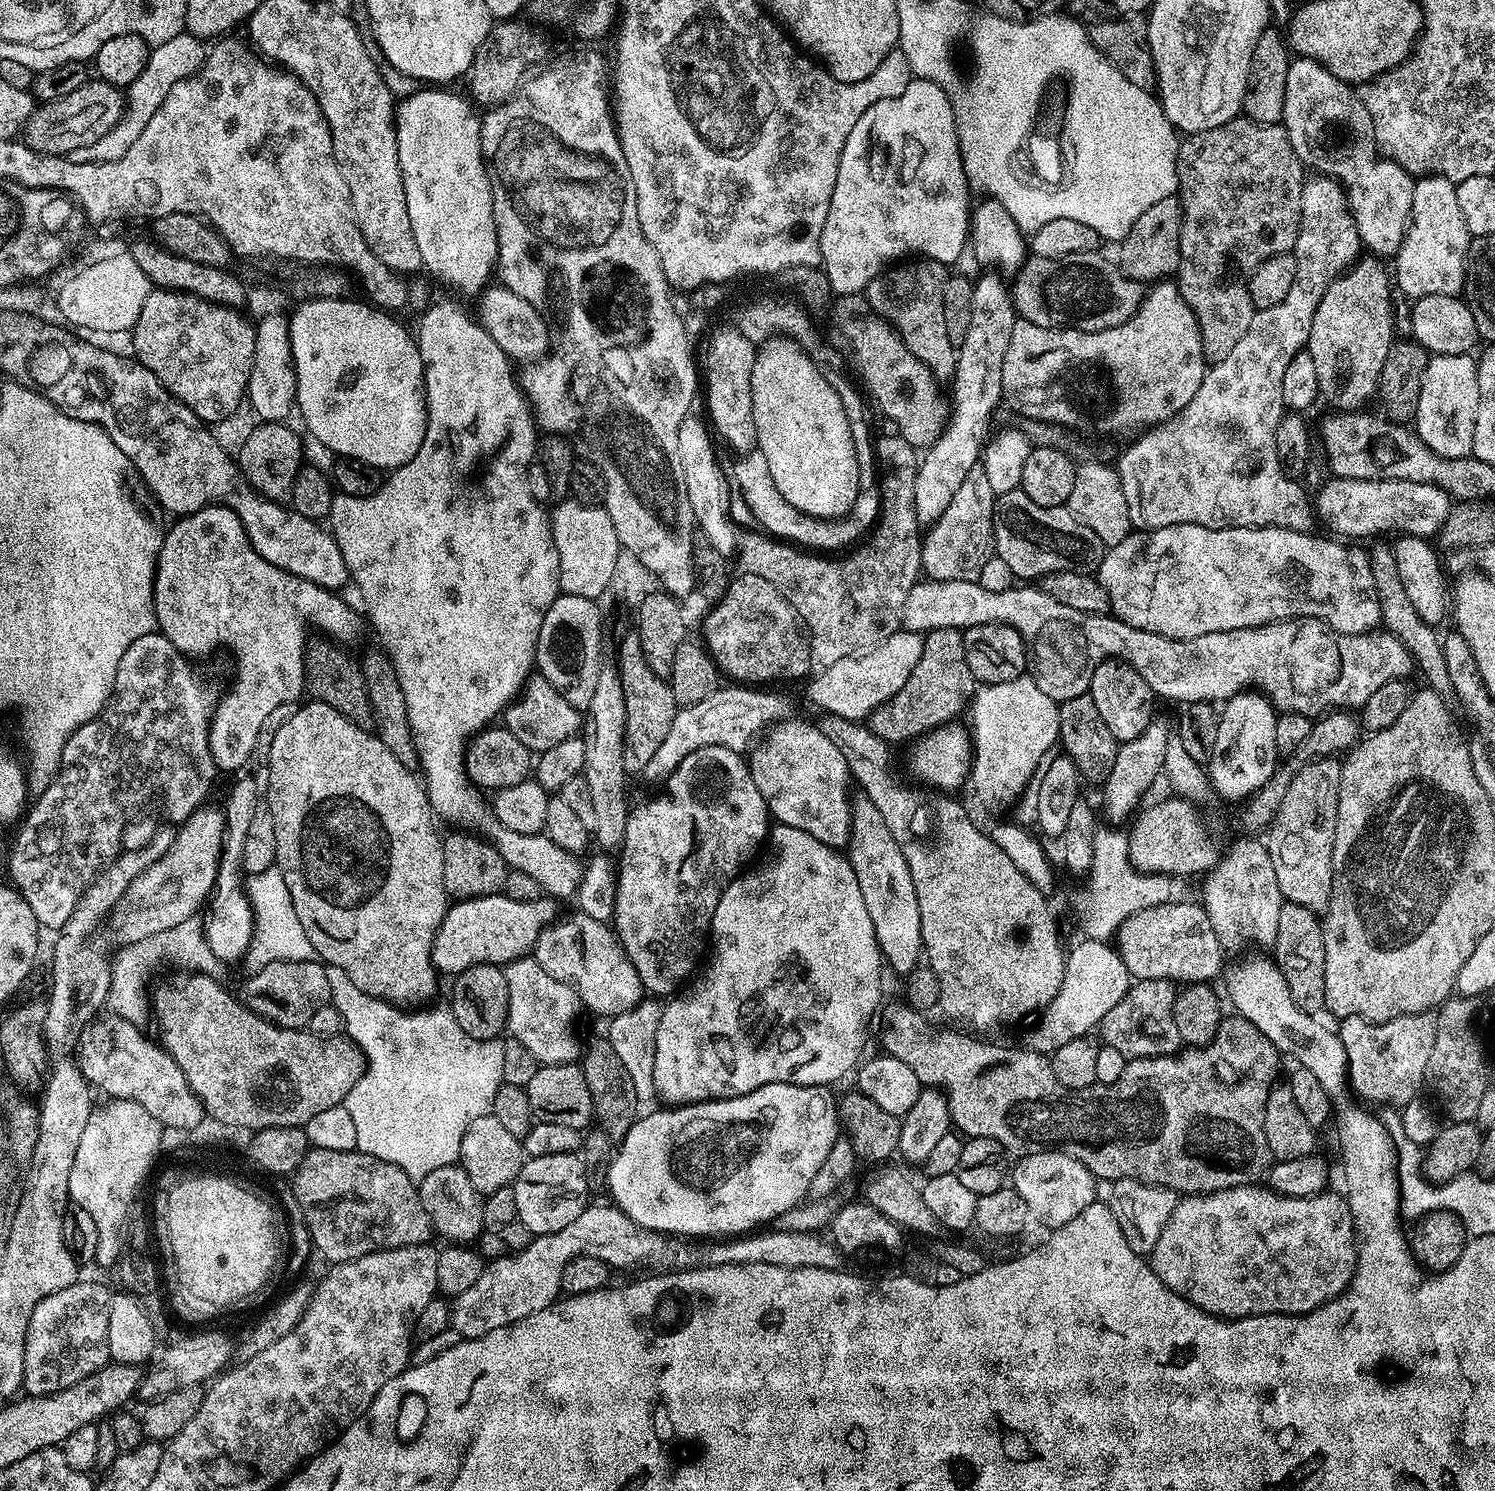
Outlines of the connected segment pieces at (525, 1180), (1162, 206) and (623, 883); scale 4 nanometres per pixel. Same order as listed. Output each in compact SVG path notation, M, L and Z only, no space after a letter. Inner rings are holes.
M574 1152L546 1154L525 1159L516 1180L510 1185L514 1194L516 1219L530 1229L533 1237L566 1230L589 1207L590 1191L581 1157Z
M1173 194L1154 202L1132 223L1132 229L1119 241L1118 267L1125 276L1137 282L1160 282L1171 277L1180 261L1180 198Z
M711 744L710 746L702 746L691 752L686 758L682 758L682 762L669 774L663 781L662 787L664 792L657 794L653 800L648 800L645 804L640 804L637 808L631 809L628 821L626 822L626 834L624 835L624 843L619 849L618 855L618 871L615 873L615 900L612 906L612 917L614 921L614 931L624 949L628 954L632 965L638 970L640 980L644 983L645 989L652 994L660 994L667 980L680 980L684 976L684 960L692 960L696 956L696 951L700 947L705 947L706 937L710 932L710 917L712 910L716 906L717 898L724 893L724 887L735 880L738 873L745 867L744 864L756 852L756 847L760 843L767 841L770 836L770 811L768 808L768 800L758 790L758 786L754 786L752 781L752 773L749 765L746 763L745 757L741 753L730 750L721 744ZM712 880L711 896L708 892L703 892L703 888Z

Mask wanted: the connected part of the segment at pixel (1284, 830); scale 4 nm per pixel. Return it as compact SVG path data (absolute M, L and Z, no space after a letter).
M1324 754L1321 760L1312 760L1292 772L1290 786L1266 832L1283 899L1313 910L1327 909L1332 893L1332 843L1338 818L1341 761L1328 756Z

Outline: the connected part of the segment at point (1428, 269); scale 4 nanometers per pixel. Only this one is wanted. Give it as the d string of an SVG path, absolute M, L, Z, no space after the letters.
M1431 175L1417 179L1414 184L1412 222L1394 257L1397 284L1411 298L1430 294L1460 296L1464 290L1464 274L1468 271L1468 253L1473 239L1462 218L1462 210L1458 210L1456 185L1444 176Z

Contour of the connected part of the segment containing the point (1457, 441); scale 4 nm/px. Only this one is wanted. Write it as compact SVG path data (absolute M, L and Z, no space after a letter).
M1472 354L1429 355L1418 394L1414 431L1423 444L1442 458L1472 456L1474 418L1478 414L1477 363Z

